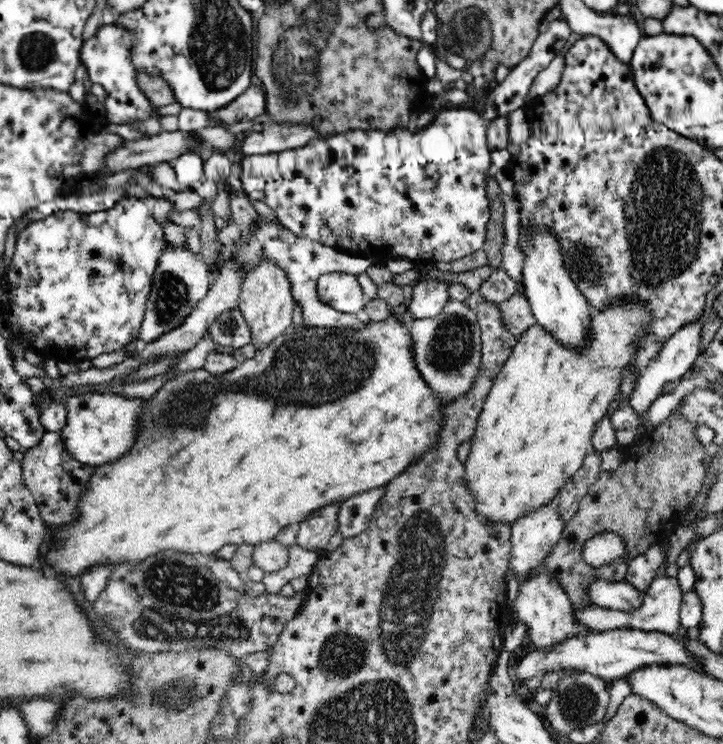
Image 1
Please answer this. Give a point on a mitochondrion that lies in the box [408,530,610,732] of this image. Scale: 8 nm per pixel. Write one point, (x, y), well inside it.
(577, 704)

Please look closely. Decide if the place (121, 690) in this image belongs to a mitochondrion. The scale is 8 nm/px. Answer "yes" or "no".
no

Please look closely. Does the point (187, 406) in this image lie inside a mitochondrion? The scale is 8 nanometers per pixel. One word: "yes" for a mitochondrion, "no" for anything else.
yes

